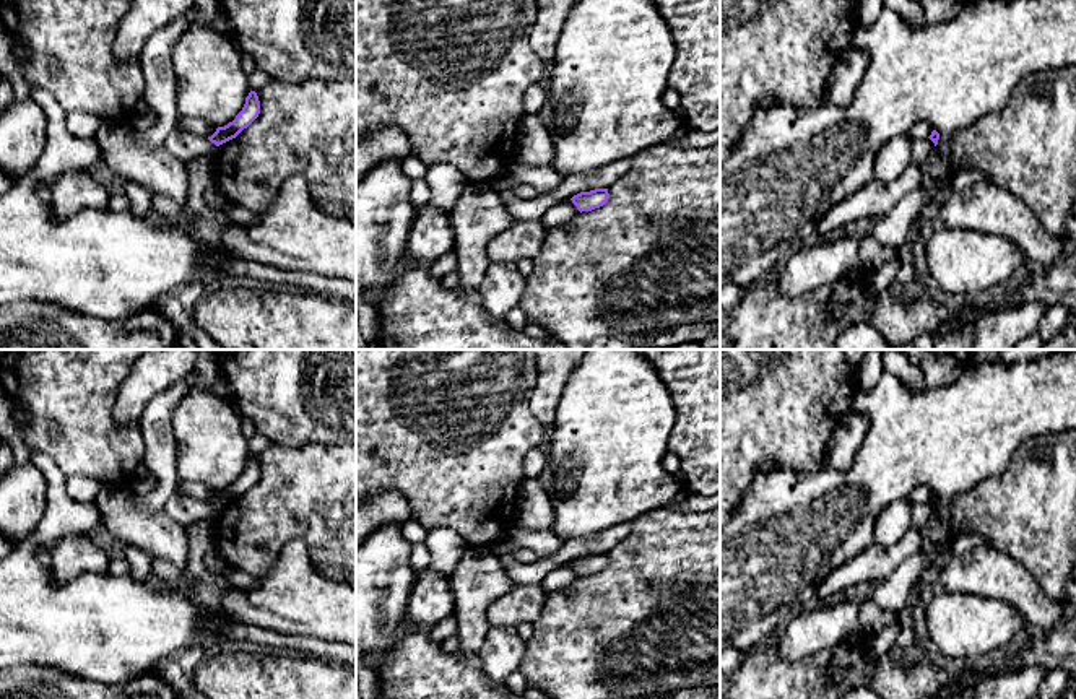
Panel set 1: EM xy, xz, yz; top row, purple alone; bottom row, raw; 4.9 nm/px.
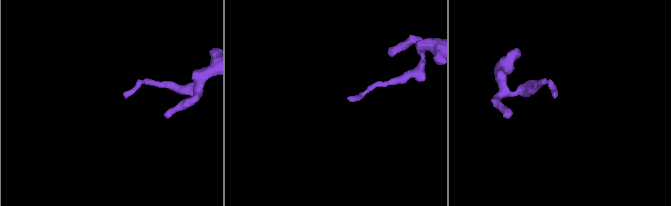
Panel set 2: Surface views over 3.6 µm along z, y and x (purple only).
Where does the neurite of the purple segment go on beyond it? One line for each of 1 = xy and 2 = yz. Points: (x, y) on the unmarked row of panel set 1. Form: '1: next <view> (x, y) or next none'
1: next none
2: next none

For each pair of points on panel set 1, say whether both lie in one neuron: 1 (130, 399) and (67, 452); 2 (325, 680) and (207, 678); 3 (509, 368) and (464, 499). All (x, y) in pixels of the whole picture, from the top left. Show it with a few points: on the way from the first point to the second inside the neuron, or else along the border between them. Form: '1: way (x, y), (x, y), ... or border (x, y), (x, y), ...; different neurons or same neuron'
1: border (129, 377), (114, 407), (121, 425); different neurons
2: way (296, 680), (236, 680); same neuron
3: way (477, 400), (464, 413), (464, 467); same neuron

